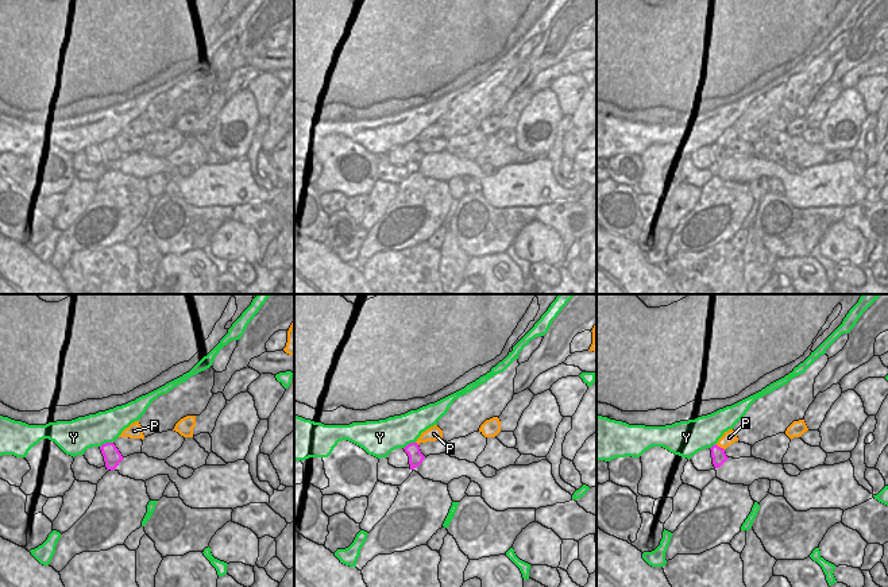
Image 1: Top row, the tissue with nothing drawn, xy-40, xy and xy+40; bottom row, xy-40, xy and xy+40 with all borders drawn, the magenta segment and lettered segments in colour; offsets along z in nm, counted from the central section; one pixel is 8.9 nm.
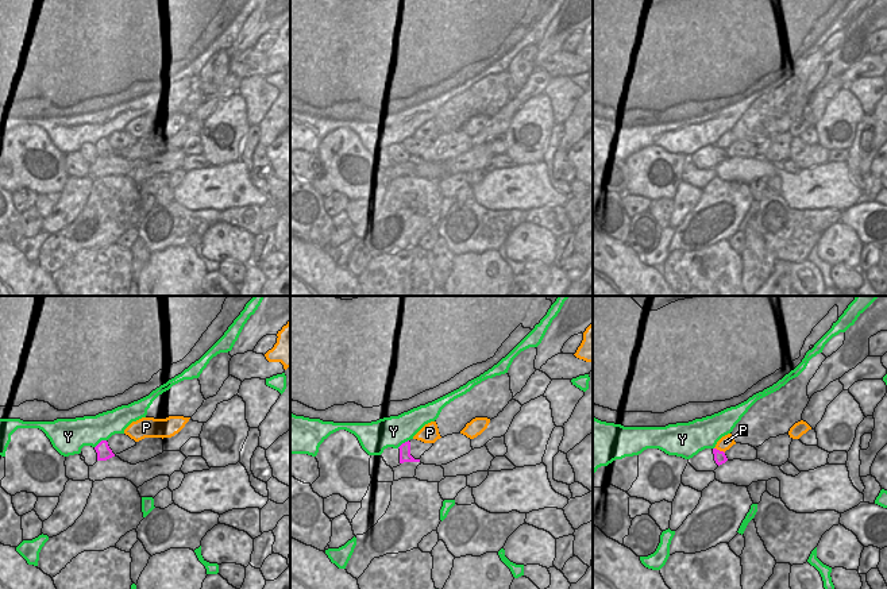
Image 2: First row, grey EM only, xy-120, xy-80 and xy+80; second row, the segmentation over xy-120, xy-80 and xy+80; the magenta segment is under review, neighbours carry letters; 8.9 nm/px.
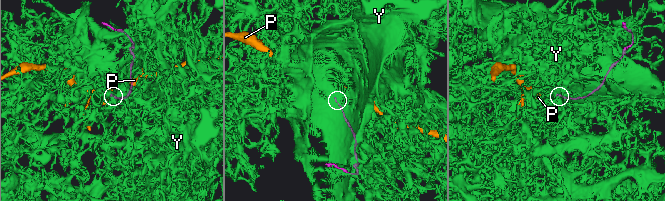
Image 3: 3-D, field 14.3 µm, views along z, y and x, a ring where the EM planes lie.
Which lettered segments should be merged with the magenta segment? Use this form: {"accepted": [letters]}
{"accepted": []}

